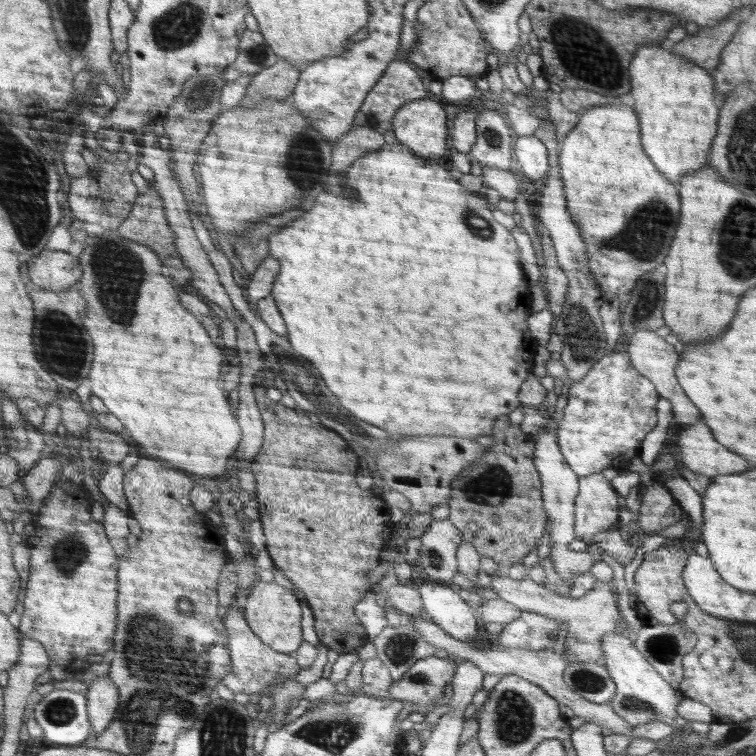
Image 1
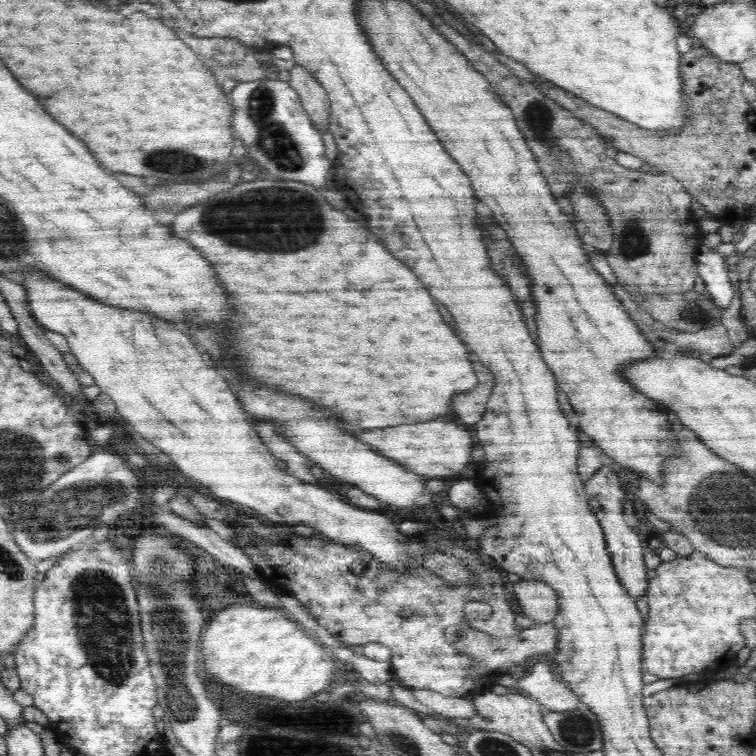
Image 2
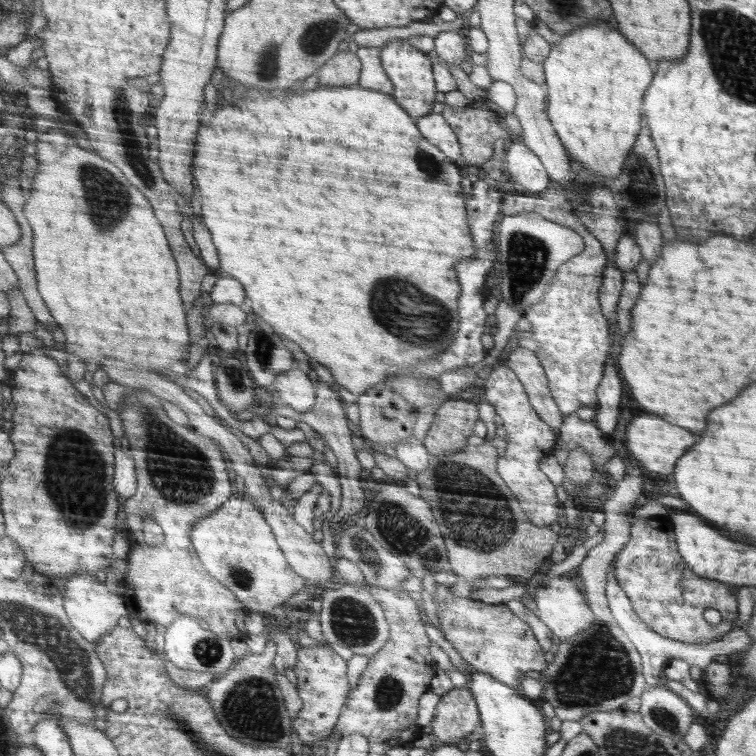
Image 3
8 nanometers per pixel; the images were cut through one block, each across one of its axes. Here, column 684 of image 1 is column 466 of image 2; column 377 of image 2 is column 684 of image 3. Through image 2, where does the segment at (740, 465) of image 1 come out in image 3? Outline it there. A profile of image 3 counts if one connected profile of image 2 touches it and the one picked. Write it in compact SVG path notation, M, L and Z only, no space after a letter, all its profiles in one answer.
M635 410L628 427L626 427L626 442L624 445L627 450L639 462L641 468L647 468L650 472L658 474L670 474L677 466L676 460L698 440L692 432L672 426L664 422L660 416L654 414L644 414L641 410Z

